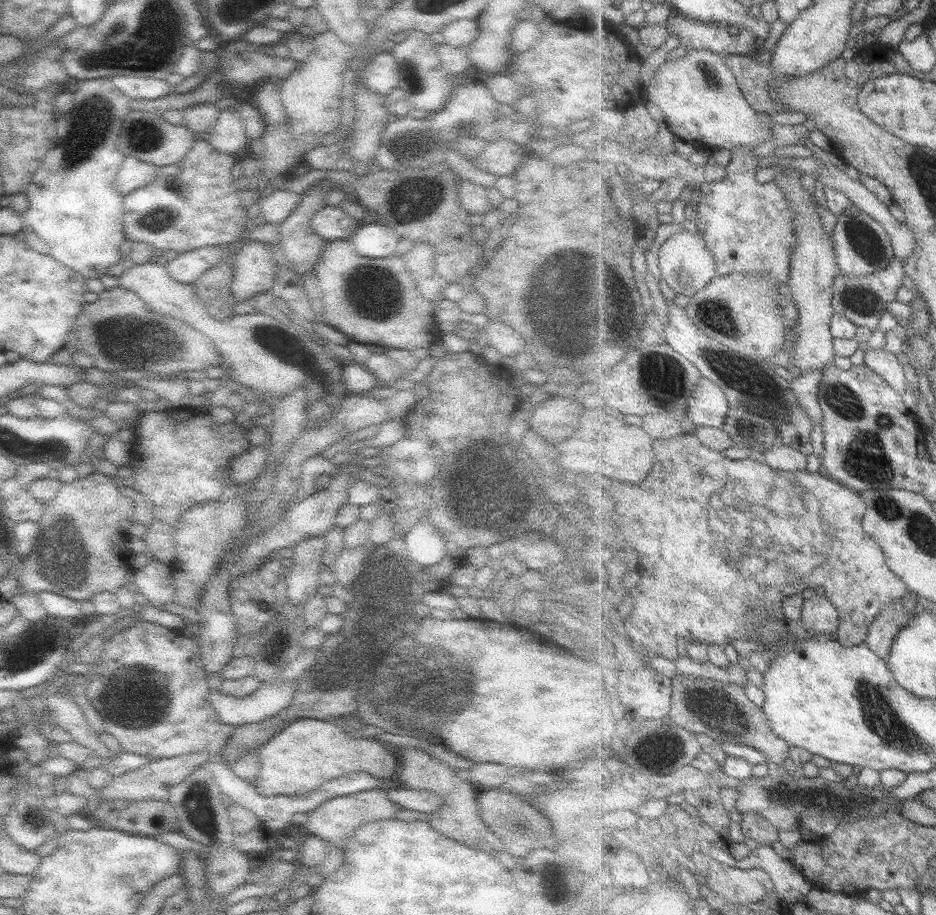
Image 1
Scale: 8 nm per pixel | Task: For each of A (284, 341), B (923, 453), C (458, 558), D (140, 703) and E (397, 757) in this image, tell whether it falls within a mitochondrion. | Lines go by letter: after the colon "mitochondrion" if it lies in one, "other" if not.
A: other
B: other
C: other
D: mitochondrion
E: other

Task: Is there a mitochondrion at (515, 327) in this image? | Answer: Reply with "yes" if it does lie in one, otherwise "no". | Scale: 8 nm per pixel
no

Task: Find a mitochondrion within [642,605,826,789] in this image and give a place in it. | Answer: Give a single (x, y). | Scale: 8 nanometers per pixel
(730, 717)

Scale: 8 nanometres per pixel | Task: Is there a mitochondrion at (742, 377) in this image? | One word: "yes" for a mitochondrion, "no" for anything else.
yes

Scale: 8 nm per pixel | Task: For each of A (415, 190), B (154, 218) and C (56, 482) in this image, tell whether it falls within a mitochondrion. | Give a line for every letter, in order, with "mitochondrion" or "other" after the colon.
A: mitochondrion
B: mitochondrion
C: other

